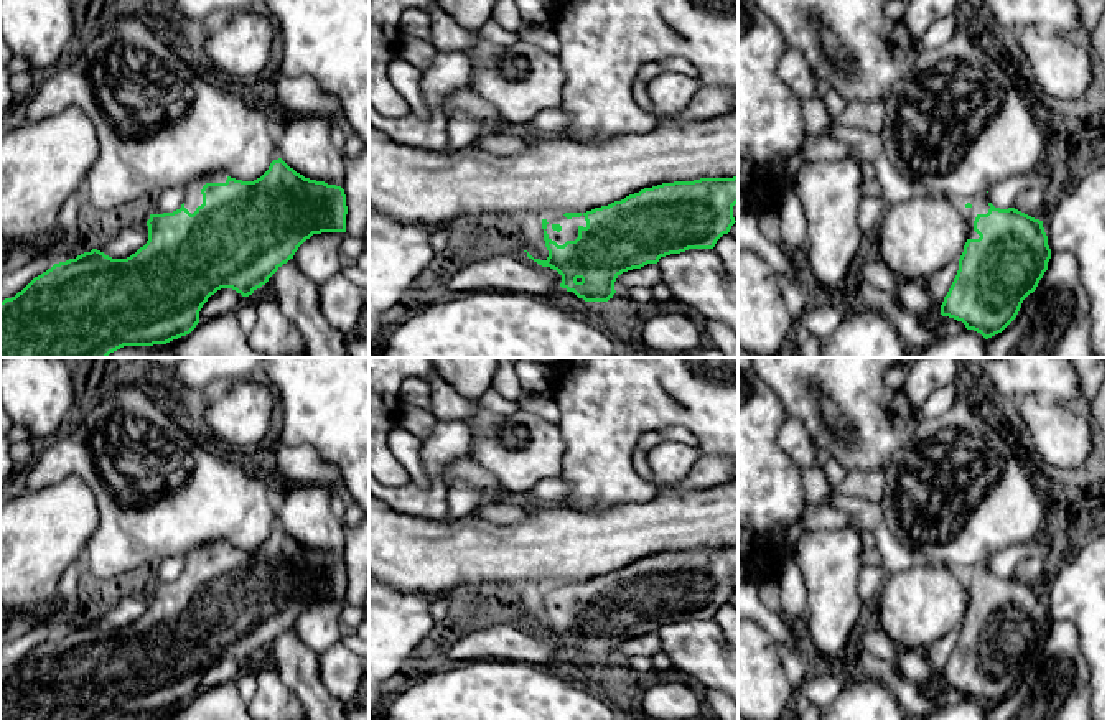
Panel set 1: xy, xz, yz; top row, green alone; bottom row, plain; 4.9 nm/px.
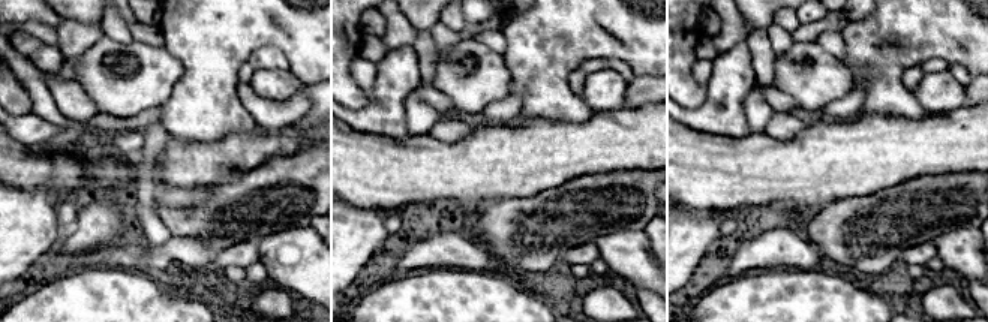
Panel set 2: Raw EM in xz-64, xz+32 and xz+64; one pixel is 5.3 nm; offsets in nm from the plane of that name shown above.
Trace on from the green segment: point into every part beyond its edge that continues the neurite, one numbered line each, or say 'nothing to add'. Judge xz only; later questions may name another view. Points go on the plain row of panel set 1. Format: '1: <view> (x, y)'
1: xz (569, 600)

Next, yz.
1: yz (980, 570)

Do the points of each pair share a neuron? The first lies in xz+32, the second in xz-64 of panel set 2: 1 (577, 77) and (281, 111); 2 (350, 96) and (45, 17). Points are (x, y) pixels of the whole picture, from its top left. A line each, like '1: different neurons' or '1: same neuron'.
1: same neuron
2: same neuron

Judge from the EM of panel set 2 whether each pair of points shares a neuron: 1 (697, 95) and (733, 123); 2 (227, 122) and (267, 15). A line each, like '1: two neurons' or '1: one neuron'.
1: two neurons
2: one neuron

